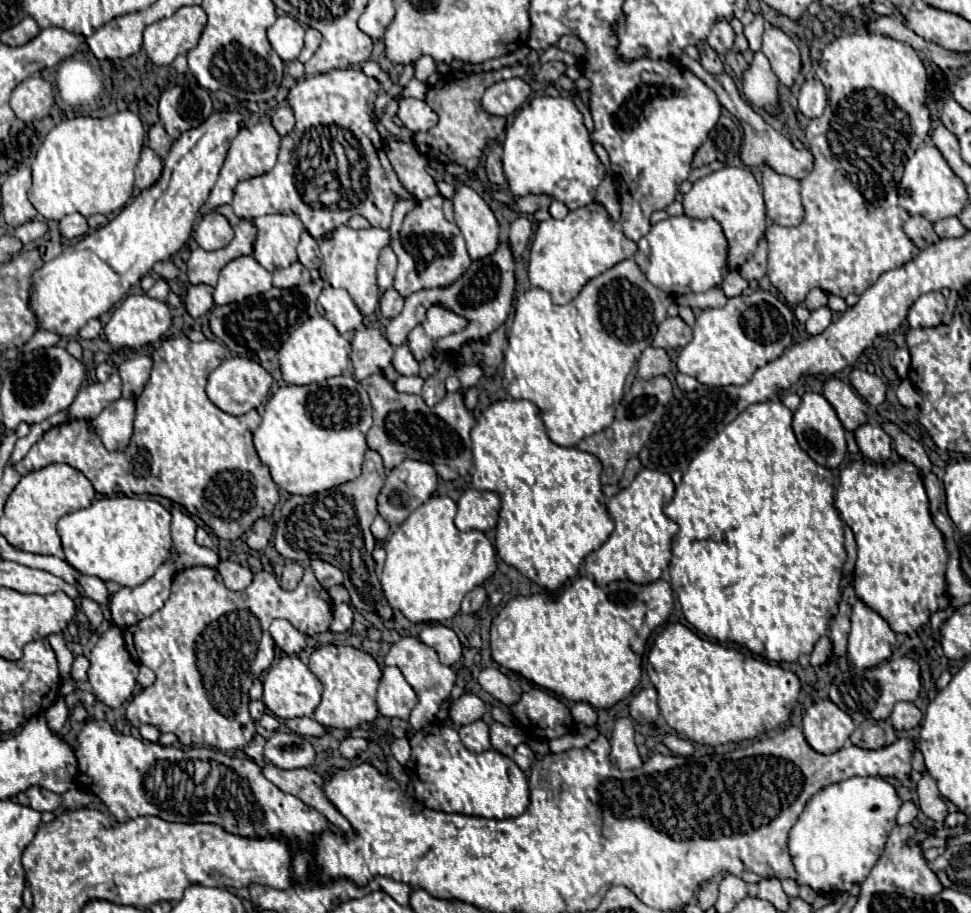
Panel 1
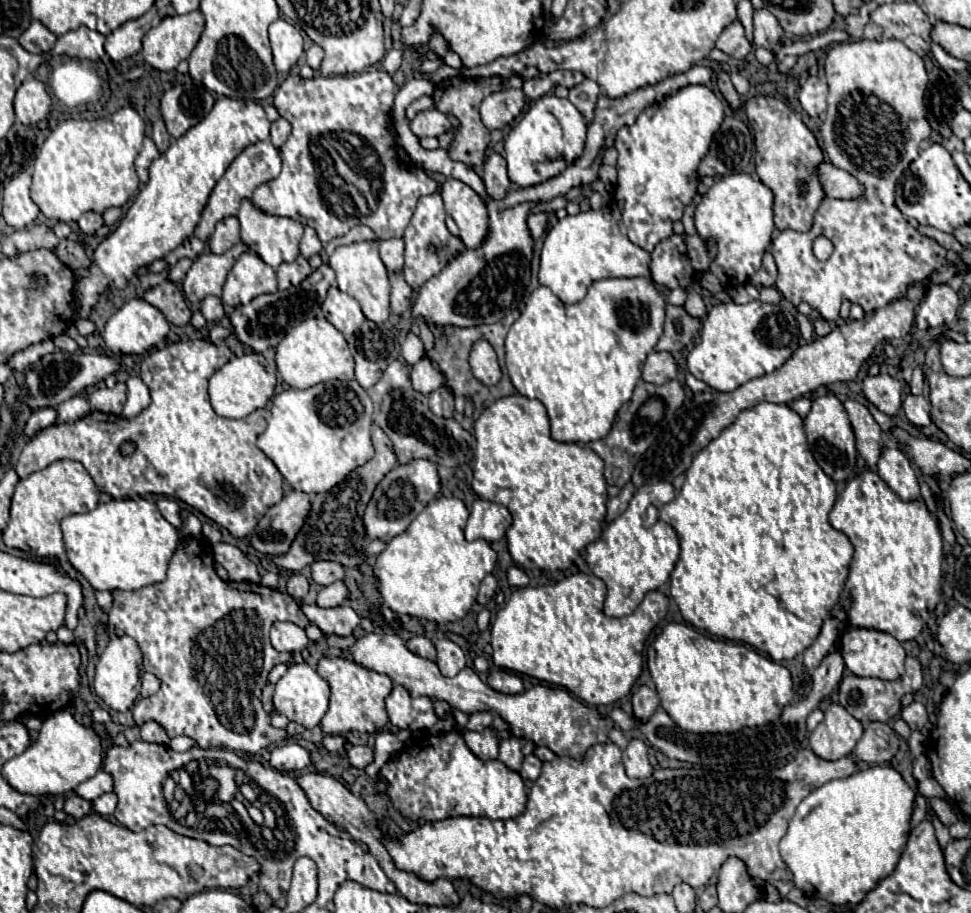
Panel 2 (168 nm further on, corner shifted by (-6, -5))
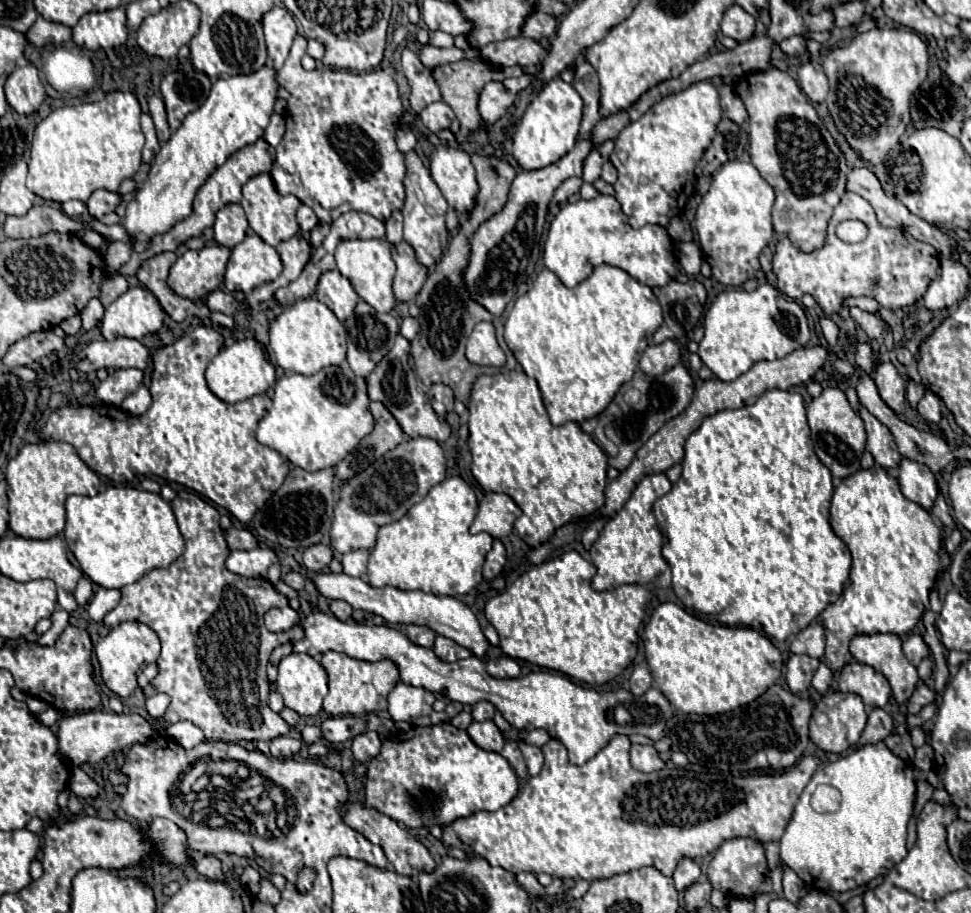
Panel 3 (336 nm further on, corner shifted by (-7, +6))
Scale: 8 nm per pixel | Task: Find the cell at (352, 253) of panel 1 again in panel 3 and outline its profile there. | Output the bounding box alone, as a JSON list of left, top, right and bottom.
[335,239,395,313]

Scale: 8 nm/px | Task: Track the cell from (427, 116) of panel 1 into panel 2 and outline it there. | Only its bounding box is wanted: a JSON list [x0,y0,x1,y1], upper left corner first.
[412,110,450,138]

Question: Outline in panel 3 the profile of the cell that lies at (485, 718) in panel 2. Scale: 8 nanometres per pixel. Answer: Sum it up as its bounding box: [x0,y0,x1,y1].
[471,701,495,721]

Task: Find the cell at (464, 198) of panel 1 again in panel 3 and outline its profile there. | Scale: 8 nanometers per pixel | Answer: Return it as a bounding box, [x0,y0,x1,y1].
[429,145,479,213]

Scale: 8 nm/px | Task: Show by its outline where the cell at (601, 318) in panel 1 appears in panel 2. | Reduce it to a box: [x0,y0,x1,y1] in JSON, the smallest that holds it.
[506,278,664,442]

